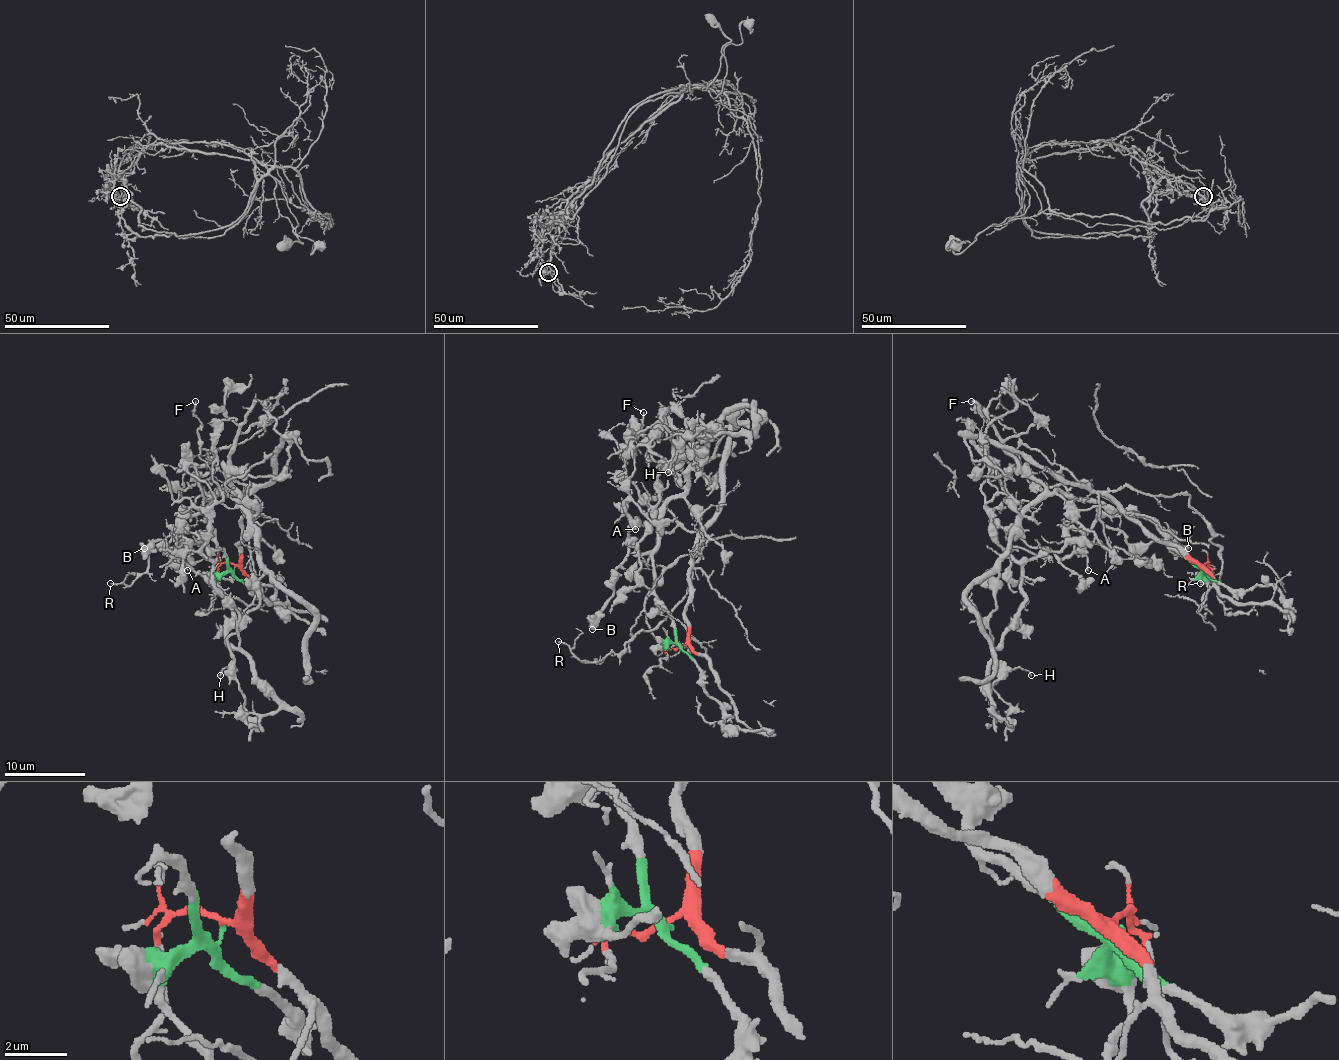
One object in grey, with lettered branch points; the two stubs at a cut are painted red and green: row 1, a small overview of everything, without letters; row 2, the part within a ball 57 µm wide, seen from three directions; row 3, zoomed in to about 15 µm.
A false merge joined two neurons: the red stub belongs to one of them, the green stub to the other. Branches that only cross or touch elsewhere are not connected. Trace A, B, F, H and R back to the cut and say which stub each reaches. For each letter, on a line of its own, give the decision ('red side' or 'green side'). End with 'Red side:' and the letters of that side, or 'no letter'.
A: green side
B: green side
F: red side
H: green side
R: red side
Red side: F, R

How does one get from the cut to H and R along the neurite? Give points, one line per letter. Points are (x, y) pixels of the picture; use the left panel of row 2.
H: (233, 566), (205, 514), (221, 491), (240, 497), (262, 562), (260, 601), (227, 639), (233, 664), (219, 676)
R: (233, 564), (246, 485), (238, 495), (203, 495), (189, 506), (148, 554), (148, 568), (130, 585), (110, 583)

